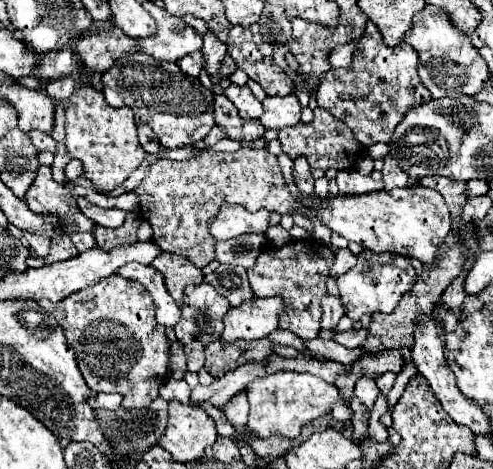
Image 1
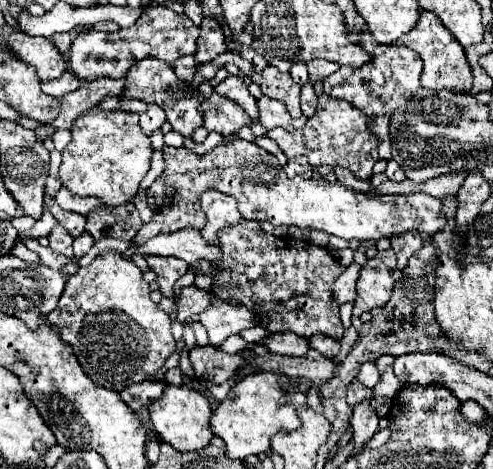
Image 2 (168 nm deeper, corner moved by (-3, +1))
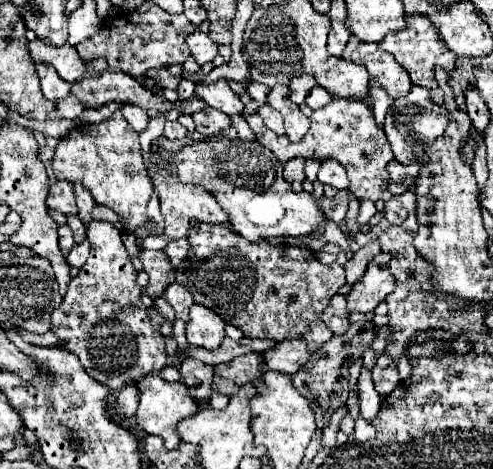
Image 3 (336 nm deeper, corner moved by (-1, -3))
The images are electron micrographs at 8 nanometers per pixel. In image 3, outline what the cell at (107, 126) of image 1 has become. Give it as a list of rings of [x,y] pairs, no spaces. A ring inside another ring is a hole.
[[[120,111],[98,125],[80,125],[72,129],[64,139],[60,139],[52,167],[58,181],[84,185],[100,205],[124,215],[128,231],[150,221],[146,215],[146,203],[154,193],[154,187],[142,163],[138,133]]]

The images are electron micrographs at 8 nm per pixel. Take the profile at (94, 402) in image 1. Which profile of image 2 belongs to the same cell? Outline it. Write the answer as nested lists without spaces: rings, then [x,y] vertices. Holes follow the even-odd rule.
[[[142,381],[138,385],[132,385],[130,389],[120,391],[120,397],[126,401],[126,405],[130,405],[130,409],[134,409],[138,413],[140,407],[158,399],[162,395],[164,387],[166,387],[166,381],[156,381],[156,383]]]

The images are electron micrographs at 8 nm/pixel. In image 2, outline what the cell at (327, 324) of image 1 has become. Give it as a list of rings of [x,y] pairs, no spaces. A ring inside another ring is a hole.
[[[358,263],[348,265],[346,271],[334,283],[334,297],[336,297],[338,303],[354,301],[354,297],[356,297],[356,281],[360,277],[360,269],[362,269],[362,265],[358,265]]]

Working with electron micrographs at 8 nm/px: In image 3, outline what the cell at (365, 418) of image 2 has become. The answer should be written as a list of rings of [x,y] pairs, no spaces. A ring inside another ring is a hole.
[[[362,369],[362,373],[360,373],[358,399],[360,399],[360,417],[364,417],[366,423],[372,423],[382,401],[378,397],[378,393],[374,391],[374,385],[370,385],[370,371],[368,369]]]

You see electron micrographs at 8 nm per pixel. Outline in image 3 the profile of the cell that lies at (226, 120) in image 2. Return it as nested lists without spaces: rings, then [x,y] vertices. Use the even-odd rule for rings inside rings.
[[[204,107],[202,111],[192,115],[196,123],[196,131],[202,135],[220,135],[226,127],[232,125],[232,119],[226,113],[220,113],[218,109]]]

